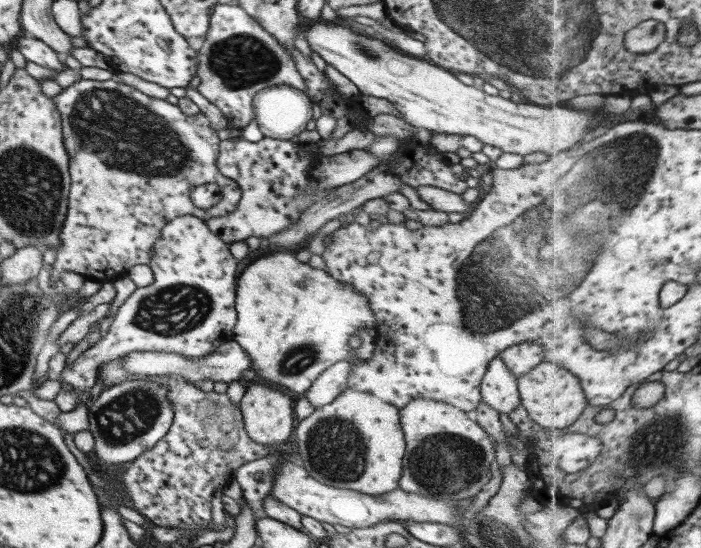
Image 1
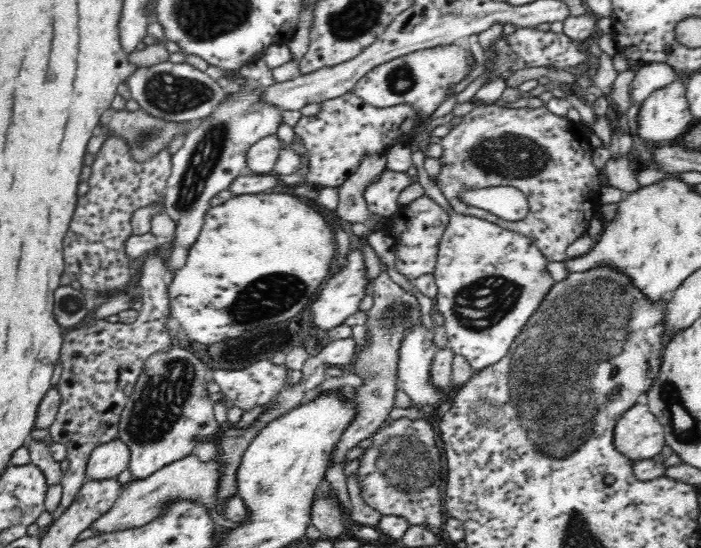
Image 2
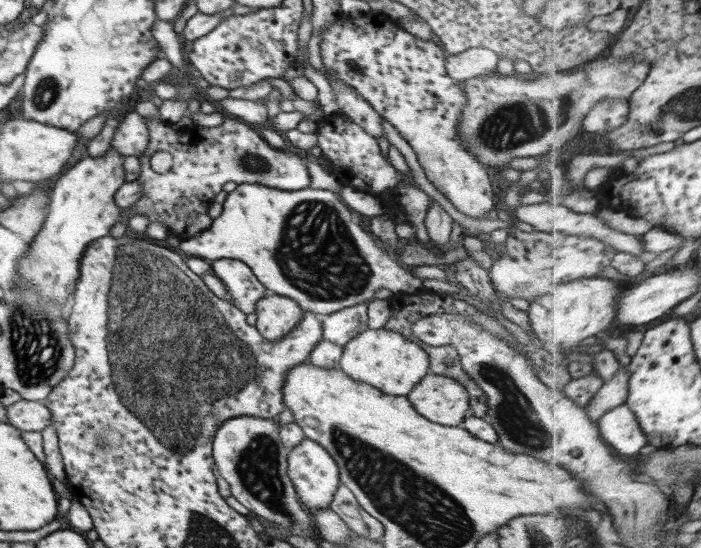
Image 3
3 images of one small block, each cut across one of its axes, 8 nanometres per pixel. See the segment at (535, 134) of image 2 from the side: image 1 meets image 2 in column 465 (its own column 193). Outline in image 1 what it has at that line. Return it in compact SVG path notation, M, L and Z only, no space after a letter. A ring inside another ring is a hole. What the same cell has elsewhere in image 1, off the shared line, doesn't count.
M116 78L73 80L70 86L52 97L52 102L60 117L70 176L67 212L59 230L60 246L55 250L49 272L52 286L63 271L76 272L93 281L111 282L117 276L125 275L132 266L148 264L149 249L159 238L162 226L173 218L193 215L204 221L235 210L240 199L240 186L215 168L220 140L201 112L185 116L177 106L146 96ZM205 183L217 184L221 188L221 199L203 209L193 205L189 194L193 188Z

